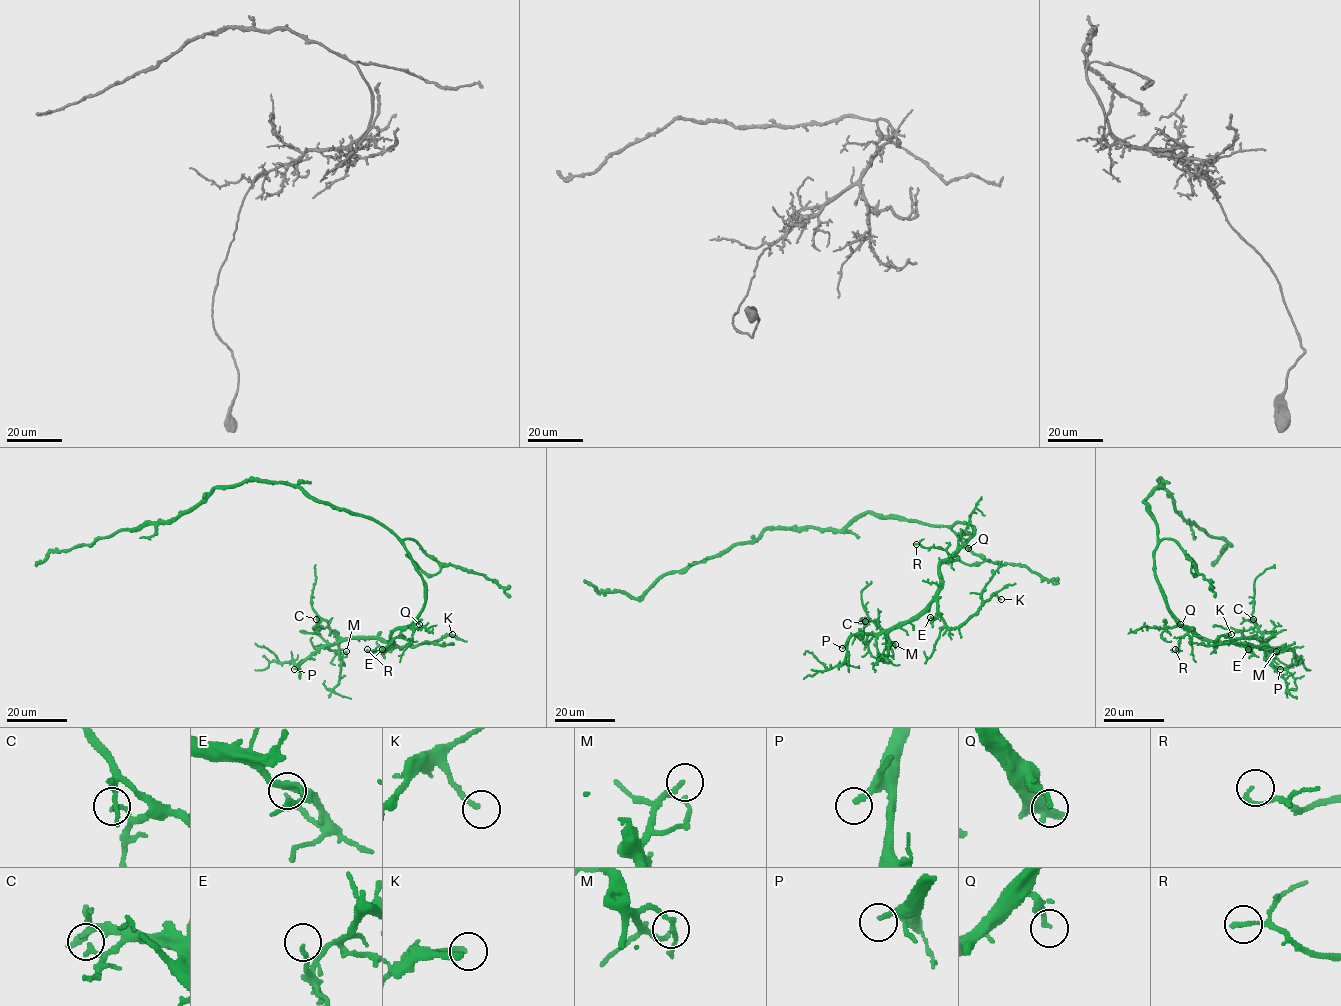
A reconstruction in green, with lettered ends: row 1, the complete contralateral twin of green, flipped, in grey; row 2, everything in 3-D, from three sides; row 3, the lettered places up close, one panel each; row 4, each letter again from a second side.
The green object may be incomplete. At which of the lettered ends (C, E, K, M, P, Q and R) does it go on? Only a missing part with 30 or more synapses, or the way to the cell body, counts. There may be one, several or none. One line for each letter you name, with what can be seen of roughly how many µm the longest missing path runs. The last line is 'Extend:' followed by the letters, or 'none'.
P: missing 150 µm
Extend: P

